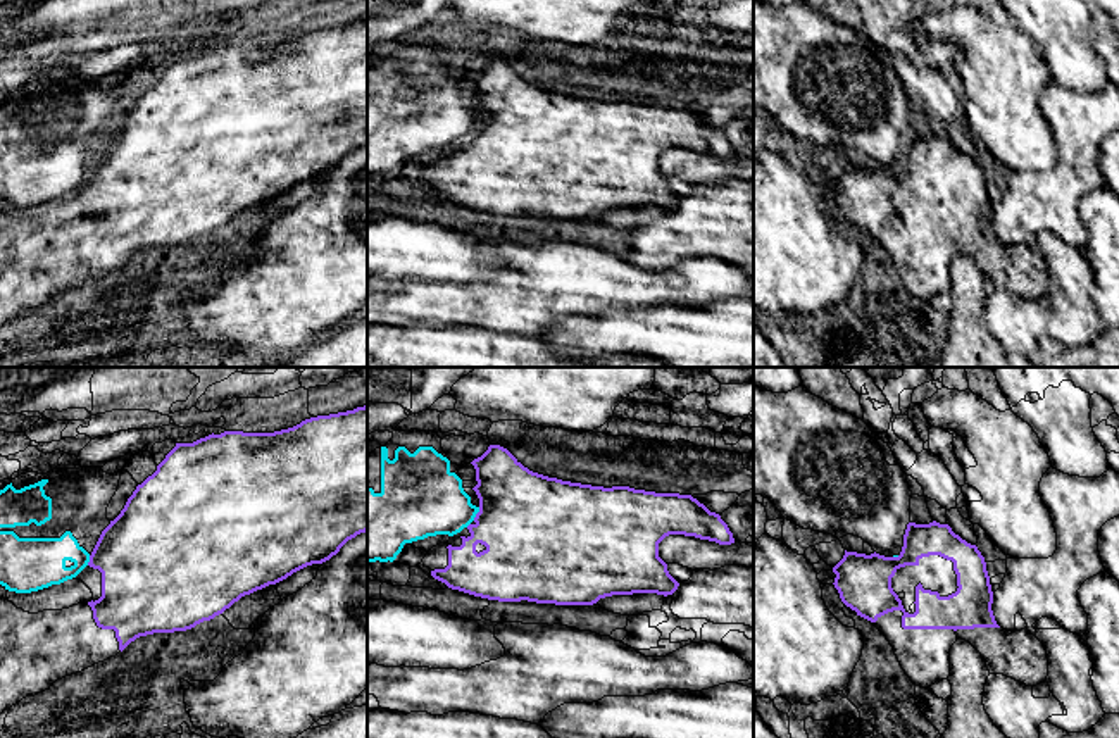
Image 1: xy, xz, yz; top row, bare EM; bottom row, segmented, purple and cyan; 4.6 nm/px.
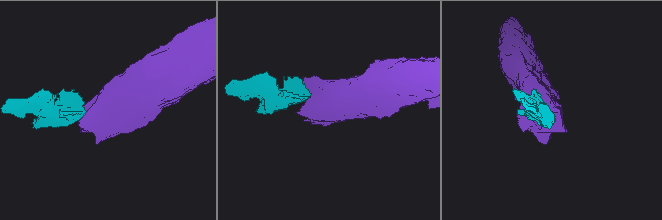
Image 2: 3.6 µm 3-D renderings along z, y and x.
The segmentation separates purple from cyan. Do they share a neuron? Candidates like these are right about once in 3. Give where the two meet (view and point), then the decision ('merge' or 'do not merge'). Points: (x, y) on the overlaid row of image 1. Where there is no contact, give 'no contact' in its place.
xz (476, 514) | do not merge

